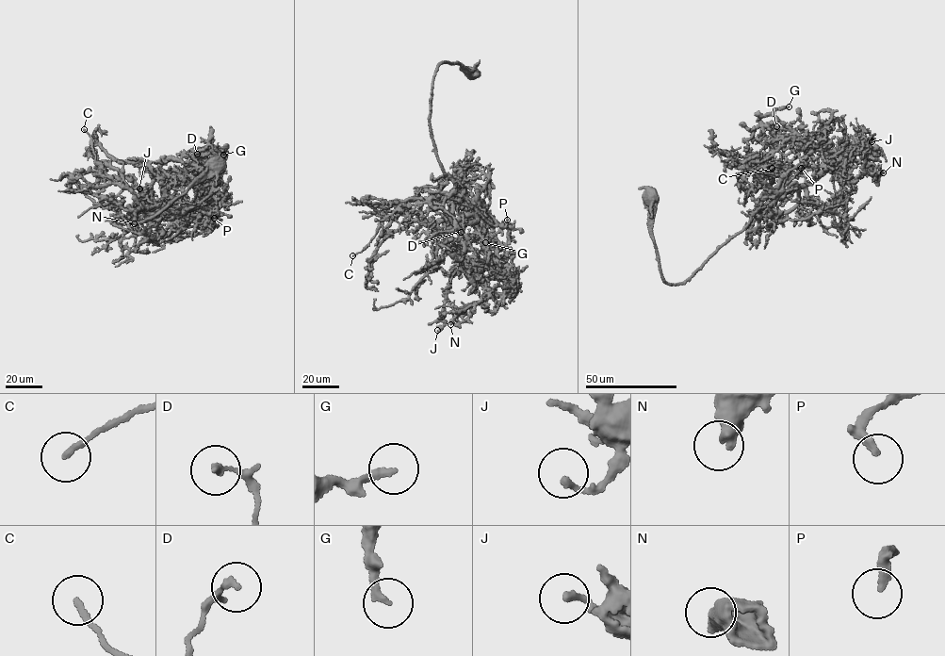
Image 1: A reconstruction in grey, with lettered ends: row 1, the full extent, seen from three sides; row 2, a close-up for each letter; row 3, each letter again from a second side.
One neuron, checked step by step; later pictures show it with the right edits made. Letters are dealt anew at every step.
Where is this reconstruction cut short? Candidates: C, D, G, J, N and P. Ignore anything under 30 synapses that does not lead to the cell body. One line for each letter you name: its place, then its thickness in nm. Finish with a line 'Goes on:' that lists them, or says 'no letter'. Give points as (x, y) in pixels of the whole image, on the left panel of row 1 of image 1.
Goes on: no letter

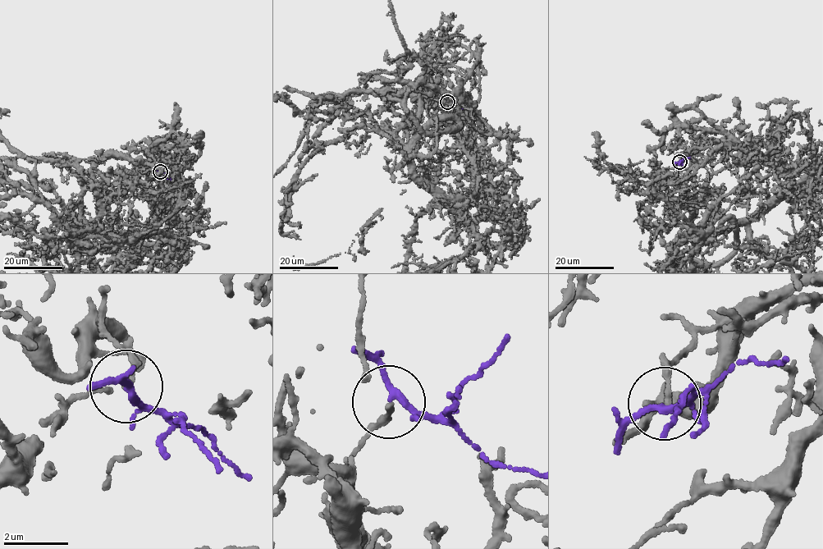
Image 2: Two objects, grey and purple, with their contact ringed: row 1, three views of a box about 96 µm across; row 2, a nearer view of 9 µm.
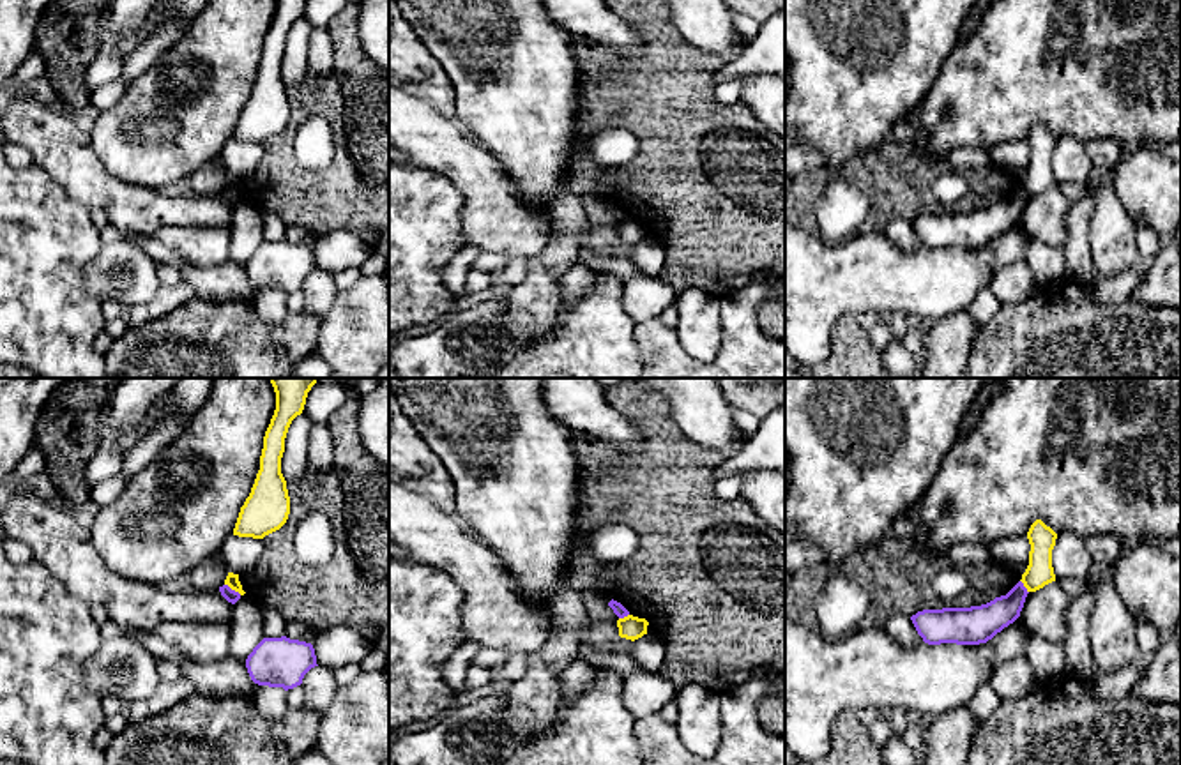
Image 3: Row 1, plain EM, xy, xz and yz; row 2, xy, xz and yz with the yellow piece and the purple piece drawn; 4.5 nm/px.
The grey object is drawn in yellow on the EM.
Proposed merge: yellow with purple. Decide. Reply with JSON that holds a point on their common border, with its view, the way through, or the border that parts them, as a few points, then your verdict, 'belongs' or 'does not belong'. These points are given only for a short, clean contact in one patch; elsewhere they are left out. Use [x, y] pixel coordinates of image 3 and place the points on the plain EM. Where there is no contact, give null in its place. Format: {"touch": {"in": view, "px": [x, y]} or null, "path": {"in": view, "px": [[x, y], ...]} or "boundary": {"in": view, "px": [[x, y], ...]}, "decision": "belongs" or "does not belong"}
{"touch": {"in": "xy", "px": [234, 193]}, "boundary": {"in": "xy", "px": [[225, 188], [241, 198]]}, "decision": "does not belong"}

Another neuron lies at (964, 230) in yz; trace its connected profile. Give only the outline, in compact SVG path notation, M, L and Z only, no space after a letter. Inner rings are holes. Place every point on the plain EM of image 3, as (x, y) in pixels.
M1018 186L1006 200L971 212L923 214L911 221L928 249L979 249L1013 228L1024 212L1027 193Z

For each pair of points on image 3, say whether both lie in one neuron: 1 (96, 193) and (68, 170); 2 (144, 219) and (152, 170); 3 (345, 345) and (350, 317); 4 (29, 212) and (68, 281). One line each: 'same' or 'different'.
1: same
2: different
3: same
4: same

